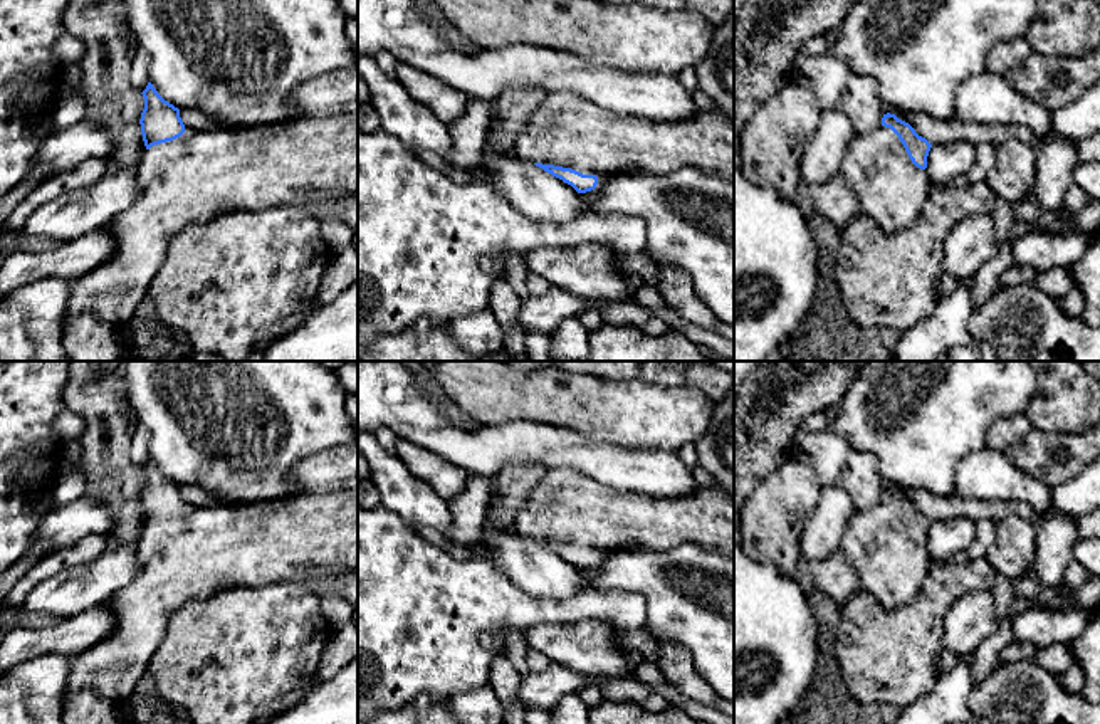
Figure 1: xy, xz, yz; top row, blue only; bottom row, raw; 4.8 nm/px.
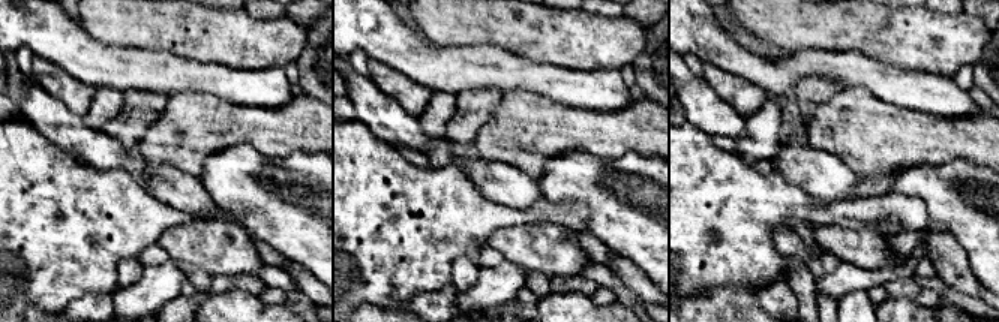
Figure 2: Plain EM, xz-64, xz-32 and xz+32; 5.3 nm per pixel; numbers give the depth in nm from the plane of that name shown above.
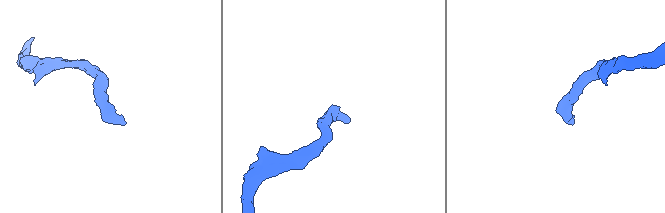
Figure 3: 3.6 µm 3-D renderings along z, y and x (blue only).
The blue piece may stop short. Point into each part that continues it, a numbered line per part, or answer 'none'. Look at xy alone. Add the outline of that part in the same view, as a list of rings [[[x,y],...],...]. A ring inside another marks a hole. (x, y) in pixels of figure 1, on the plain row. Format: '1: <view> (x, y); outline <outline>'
1: xy (202, 550); outline [[[358,489],[296,494],[267,507],[185,504],[180,514],[146,526],[136,546],[139,573],[106,601],[116,615],[116,630],[74,657],[65,694],[92,689],[102,699],[124,704],[165,638],[170,615],[193,598],[210,598],[225,588],[259,590],[356,571]]]

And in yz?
1: yz (890, 565); outline [[[885,502],[868,511],[855,511],[840,551],[858,571],[860,590],[873,595],[887,611],[915,600],[930,564],[927,548],[912,539],[898,512]]]

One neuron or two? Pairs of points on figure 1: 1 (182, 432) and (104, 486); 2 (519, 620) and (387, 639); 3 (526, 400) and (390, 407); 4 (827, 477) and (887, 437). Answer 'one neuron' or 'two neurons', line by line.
1: two neurons
2: one neuron
3: two neurons
4: two neurons

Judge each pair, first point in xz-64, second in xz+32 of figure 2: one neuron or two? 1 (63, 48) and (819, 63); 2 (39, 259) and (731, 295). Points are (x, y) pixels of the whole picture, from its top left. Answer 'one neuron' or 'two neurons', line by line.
1: one neuron
2: two neurons

